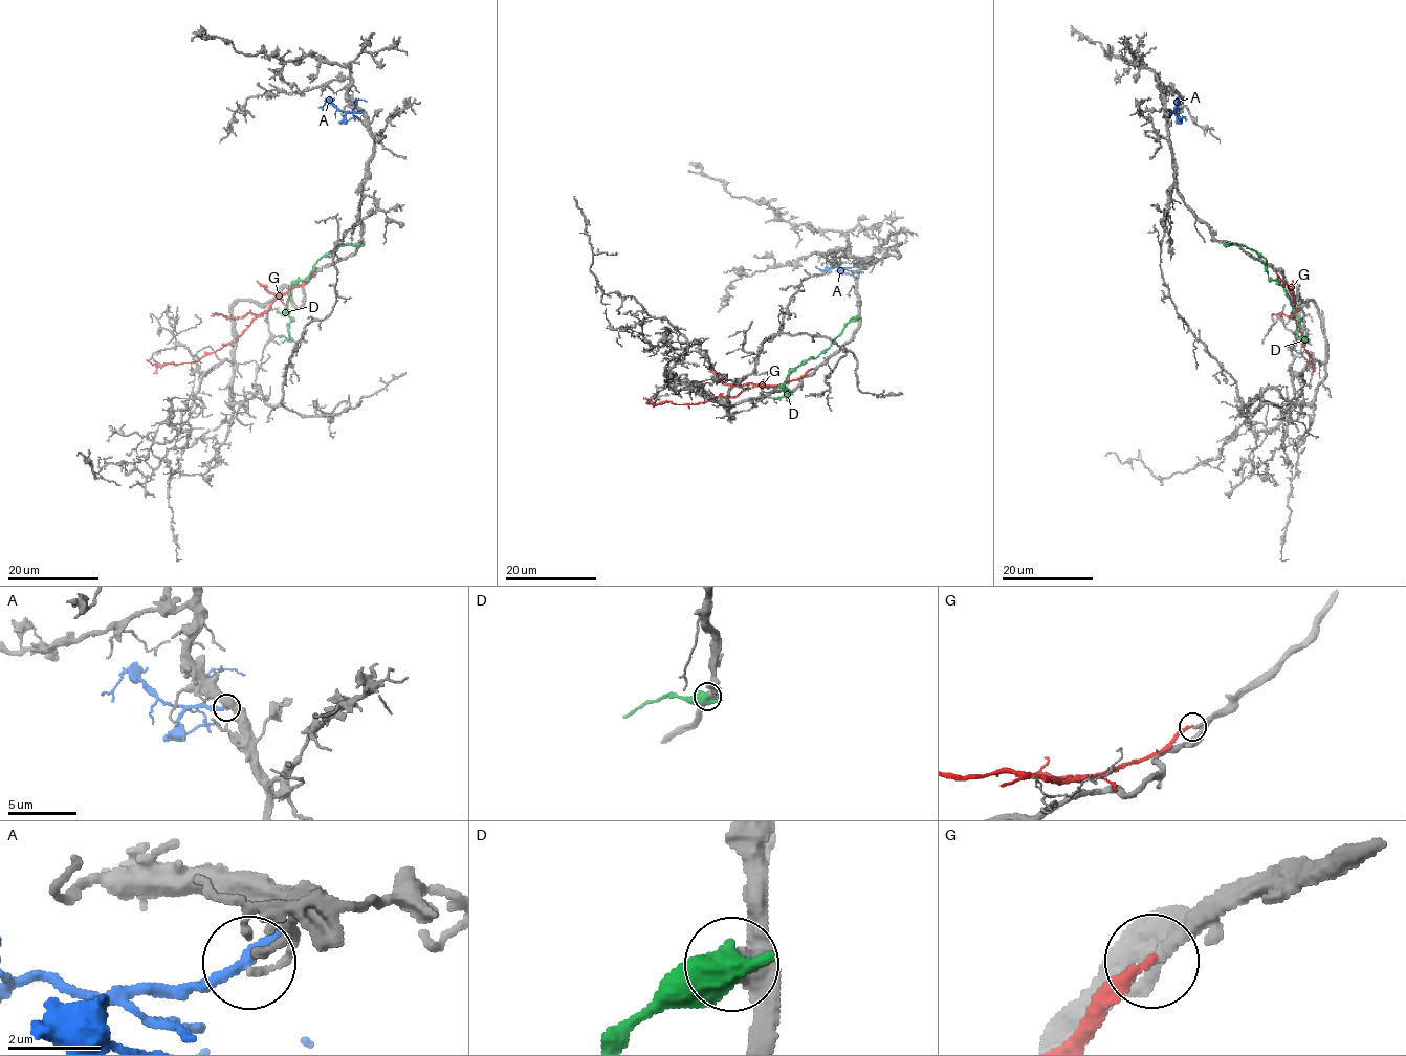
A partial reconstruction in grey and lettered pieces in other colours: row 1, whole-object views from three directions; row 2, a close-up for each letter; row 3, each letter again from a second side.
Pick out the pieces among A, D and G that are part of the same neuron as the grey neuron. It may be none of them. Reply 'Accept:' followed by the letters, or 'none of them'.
Accept: none of them

